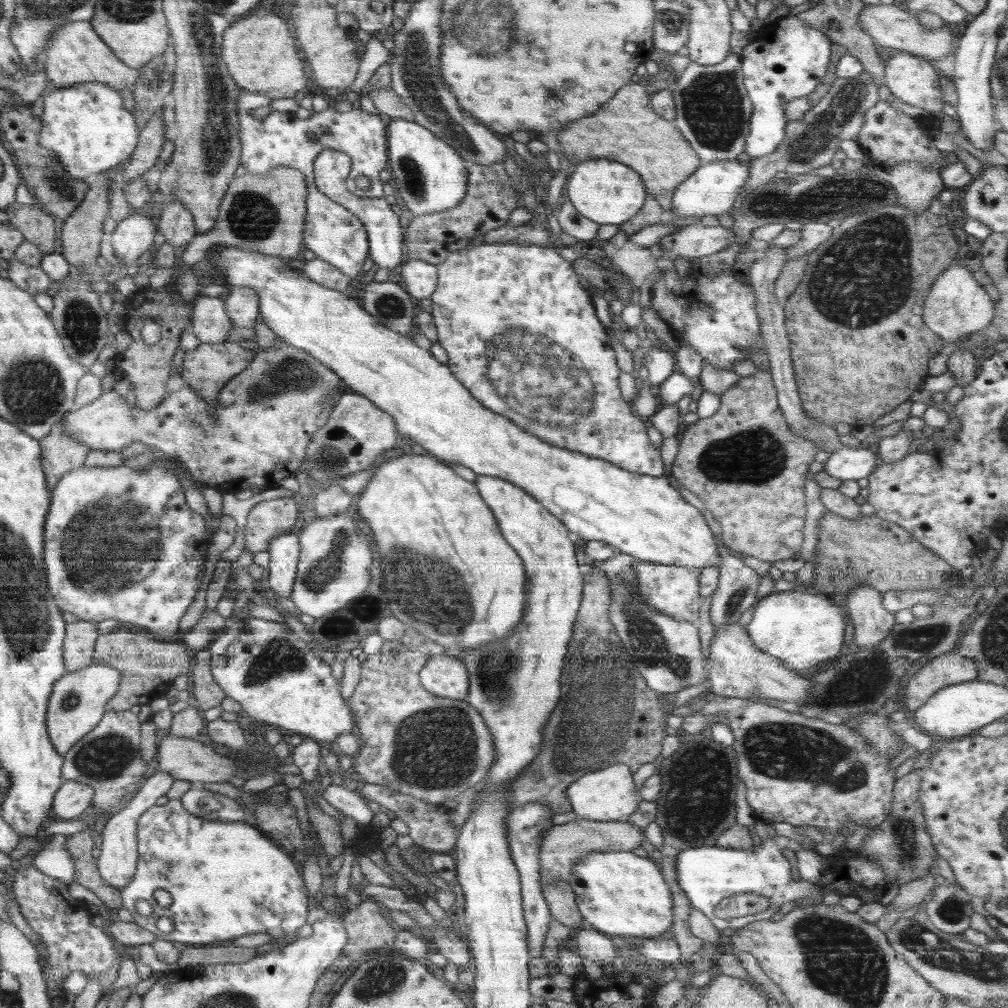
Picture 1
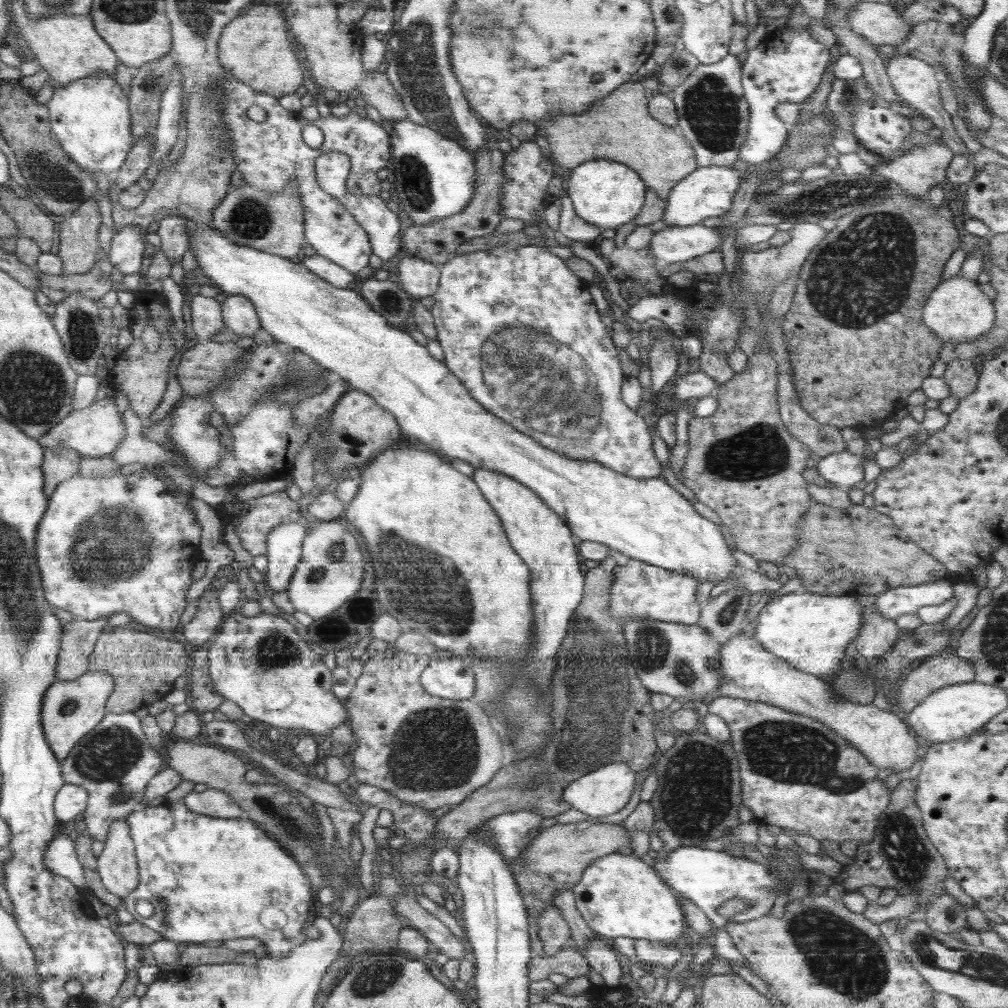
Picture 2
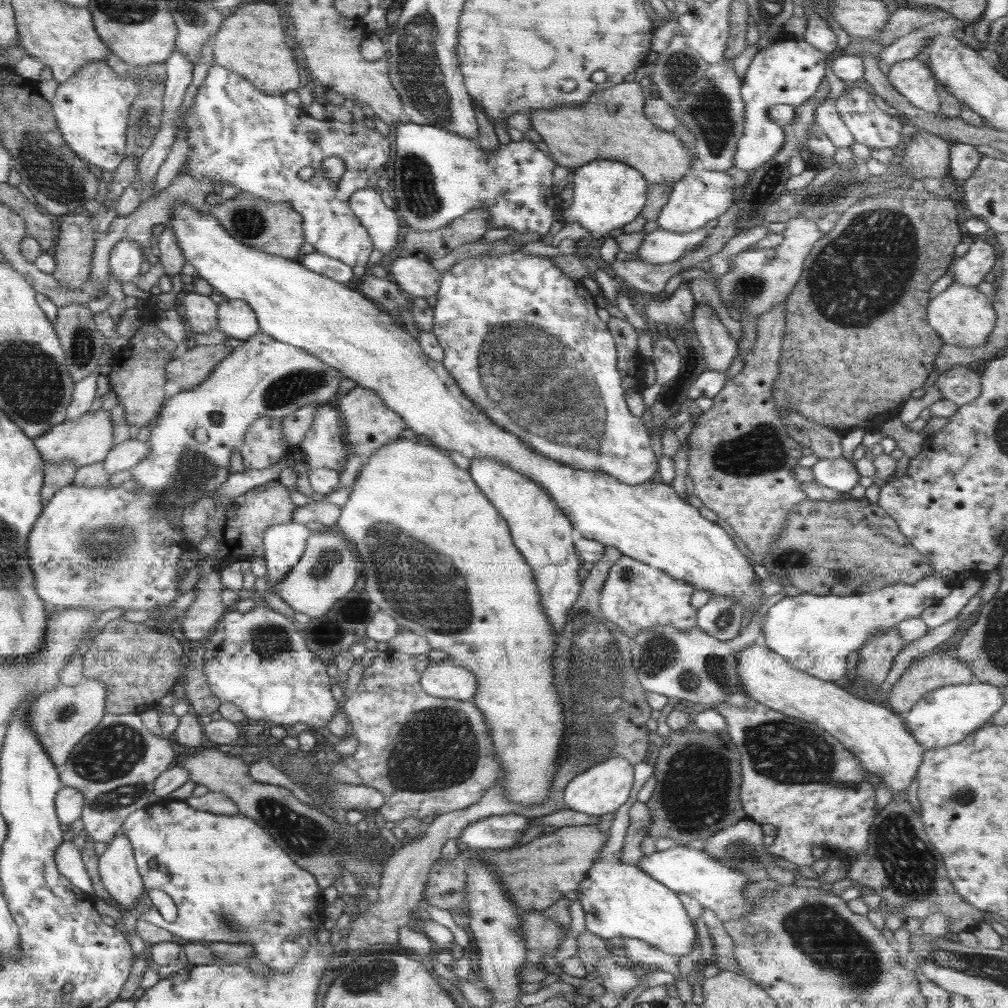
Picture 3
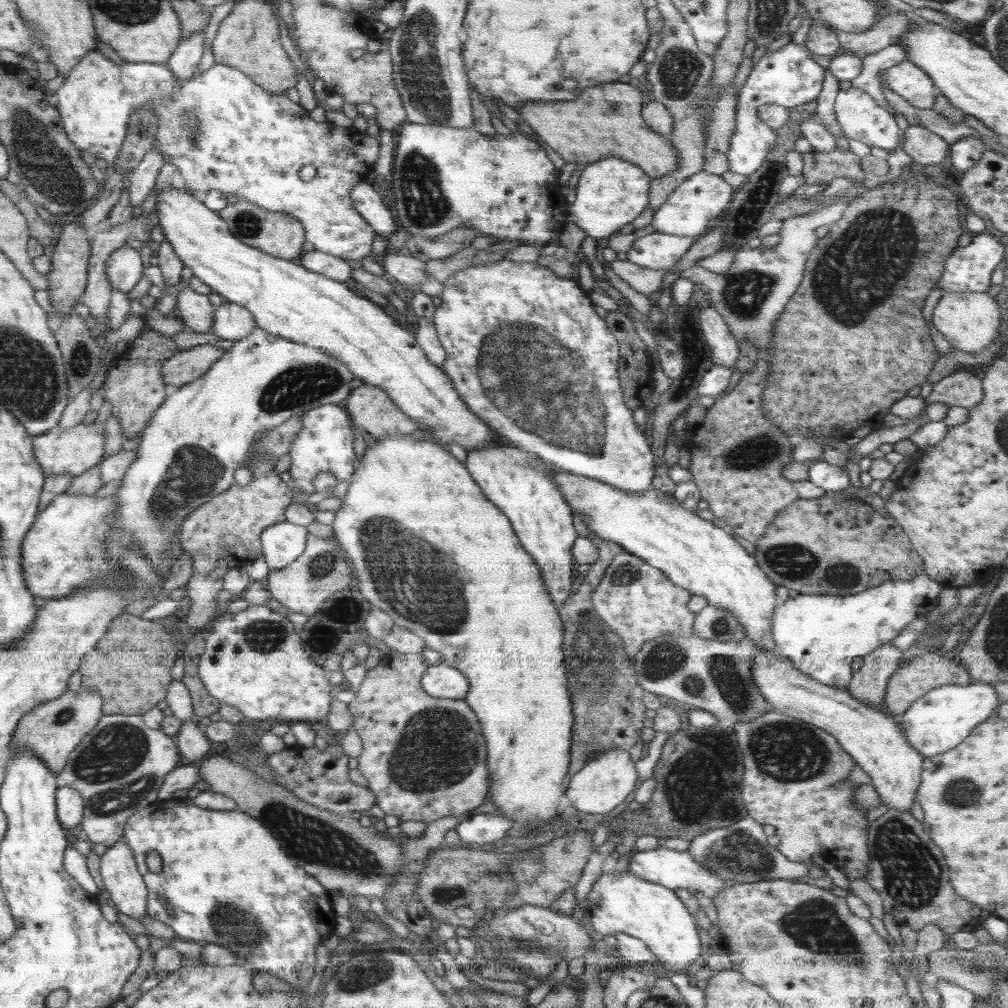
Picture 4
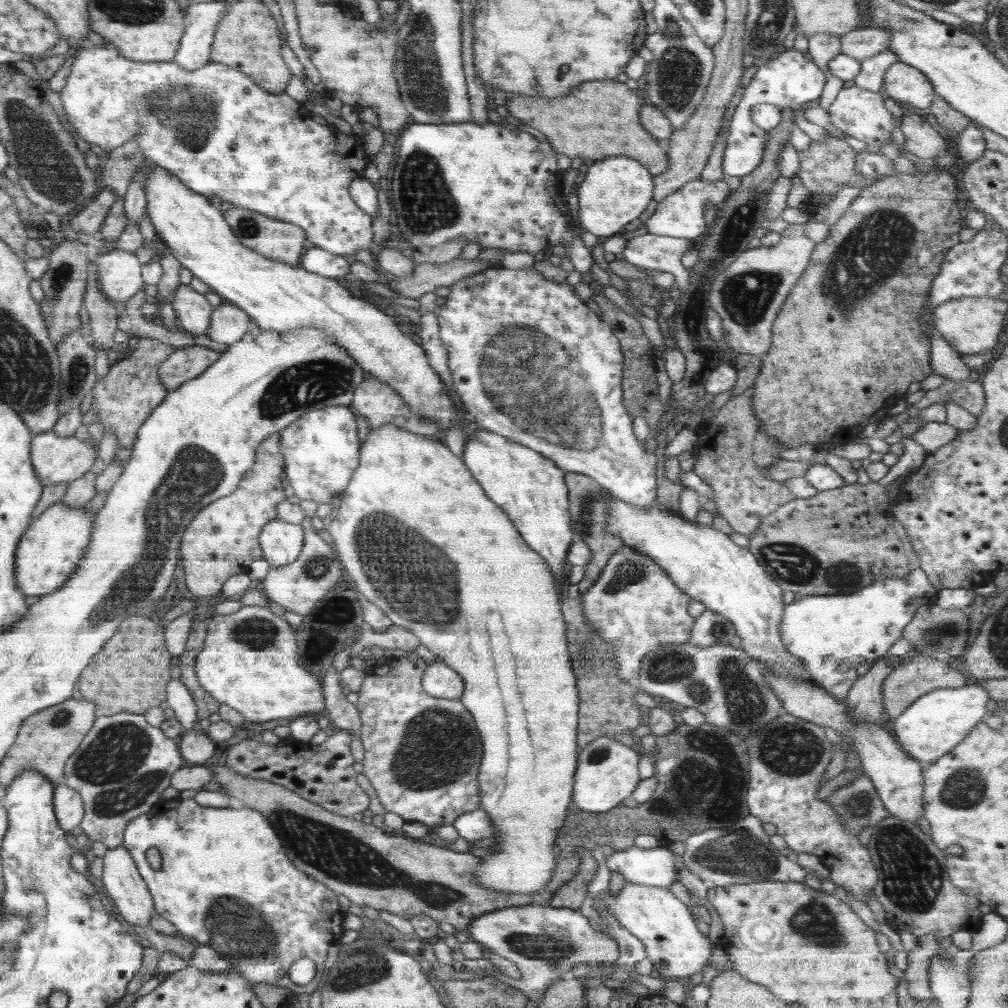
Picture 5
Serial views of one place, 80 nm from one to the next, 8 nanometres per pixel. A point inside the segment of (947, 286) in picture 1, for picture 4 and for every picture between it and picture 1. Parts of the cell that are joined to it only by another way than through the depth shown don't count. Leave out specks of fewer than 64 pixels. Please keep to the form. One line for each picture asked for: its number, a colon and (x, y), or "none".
2: (957, 311)
3: (961, 315)
4: (969, 321)

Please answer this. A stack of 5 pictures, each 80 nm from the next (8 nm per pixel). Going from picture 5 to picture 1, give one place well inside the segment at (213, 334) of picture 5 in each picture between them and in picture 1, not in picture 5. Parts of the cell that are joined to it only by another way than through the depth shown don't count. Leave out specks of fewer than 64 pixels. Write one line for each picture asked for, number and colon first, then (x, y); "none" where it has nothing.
1: (242, 305)
2: (239, 314)
3: (236, 319)
4: (233, 322)

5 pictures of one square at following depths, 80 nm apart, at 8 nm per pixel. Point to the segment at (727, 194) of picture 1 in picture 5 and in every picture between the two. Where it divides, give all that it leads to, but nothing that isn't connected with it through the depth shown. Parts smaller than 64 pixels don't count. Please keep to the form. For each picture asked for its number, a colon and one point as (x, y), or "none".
2: (709, 191)
3: (700, 196)
4: (686, 212)
5: (679, 215)

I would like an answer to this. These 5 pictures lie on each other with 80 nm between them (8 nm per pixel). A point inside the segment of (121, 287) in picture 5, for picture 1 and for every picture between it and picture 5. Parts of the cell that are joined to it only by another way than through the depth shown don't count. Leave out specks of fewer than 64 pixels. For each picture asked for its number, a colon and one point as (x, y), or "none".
1: (133, 236)
2: (126, 250)
3: (126, 258)
4: (124, 268)

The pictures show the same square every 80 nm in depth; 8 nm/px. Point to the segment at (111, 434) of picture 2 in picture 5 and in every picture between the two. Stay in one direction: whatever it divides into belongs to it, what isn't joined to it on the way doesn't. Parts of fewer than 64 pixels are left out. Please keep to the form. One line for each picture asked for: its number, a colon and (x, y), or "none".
3: (85, 440)
4: (74, 450)
5: (57, 459)

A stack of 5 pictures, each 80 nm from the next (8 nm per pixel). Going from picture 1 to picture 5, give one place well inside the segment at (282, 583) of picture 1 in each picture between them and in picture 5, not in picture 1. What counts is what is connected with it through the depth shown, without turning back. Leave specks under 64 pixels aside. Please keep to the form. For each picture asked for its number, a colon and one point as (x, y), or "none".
2: (284, 545)
3: (284, 544)
4: (282, 543)
5: (281, 542)

